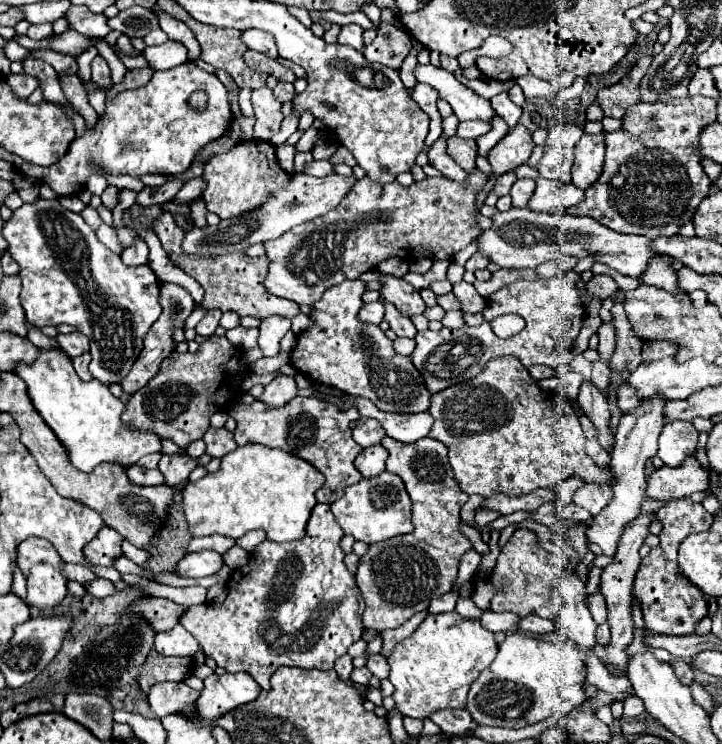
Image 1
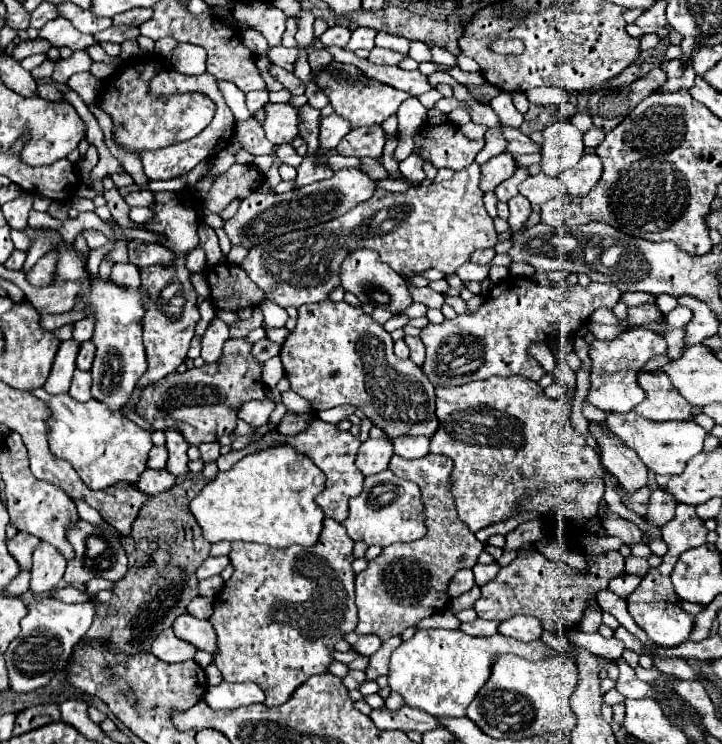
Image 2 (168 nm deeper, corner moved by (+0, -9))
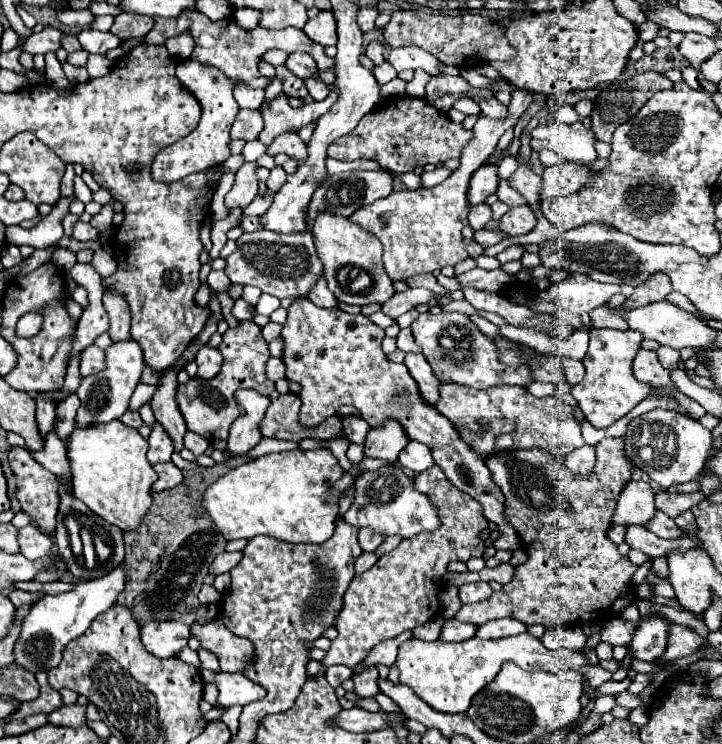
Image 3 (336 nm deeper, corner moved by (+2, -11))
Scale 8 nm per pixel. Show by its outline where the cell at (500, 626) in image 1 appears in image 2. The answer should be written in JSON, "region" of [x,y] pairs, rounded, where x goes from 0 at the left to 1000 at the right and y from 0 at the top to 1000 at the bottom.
{"region":[[[655,833],[655,836],[647,836],[647,839],[639,839],[636,847],[641,847],[644,852],[650,855],[683,855],[688,849],[688,836],[677,836],[677,833]]]}

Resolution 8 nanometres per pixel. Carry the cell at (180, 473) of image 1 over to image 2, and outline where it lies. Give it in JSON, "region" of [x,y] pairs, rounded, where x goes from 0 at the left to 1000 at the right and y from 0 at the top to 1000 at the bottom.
{"region":[[[231,575],[229,578],[229,586],[231,586],[231,605],[234,605],[234,618],[231,618],[231,632],[237,632],[237,637],[242,640],[256,640],[262,634],[259,629],[259,591],[253,589],[253,583],[248,581],[248,575]]]}

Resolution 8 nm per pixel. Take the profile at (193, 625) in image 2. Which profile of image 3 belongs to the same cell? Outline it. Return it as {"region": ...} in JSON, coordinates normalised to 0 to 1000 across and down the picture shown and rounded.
{"region":[[[303,833],[287,839],[265,839],[262,847],[284,874],[303,884],[309,903],[334,903],[334,898],[350,882],[350,866],[342,858],[331,858],[317,849]]]}

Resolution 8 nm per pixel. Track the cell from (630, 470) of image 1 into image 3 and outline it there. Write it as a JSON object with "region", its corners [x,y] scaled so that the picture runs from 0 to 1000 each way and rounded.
{"region":[[[891,468],[885,470],[885,476],[882,476],[880,484],[877,484],[877,505],[880,505],[885,513],[896,516],[896,519],[907,527],[907,532],[929,535],[929,538],[940,546],[940,554],[943,554],[943,556],[952,556],[952,559],[957,559],[960,565],[968,565],[971,559],[976,559],[976,548],[974,548],[968,540],[952,535],[952,532],[935,519],[935,513],[929,511],[929,500],[913,489],[907,473],[891,470]]]}

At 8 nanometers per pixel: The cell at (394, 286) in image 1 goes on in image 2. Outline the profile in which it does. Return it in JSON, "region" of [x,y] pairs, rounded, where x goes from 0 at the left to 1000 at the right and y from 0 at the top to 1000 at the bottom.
{"region":[[[497,333],[478,344],[478,349],[472,355],[470,376],[472,376],[472,387],[478,392],[492,395],[500,409],[514,409],[519,414],[530,411],[530,414],[544,417],[547,422],[555,422],[572,406],[569,395],[564,390],[564,379],[547,363],[542,363],[536,355],[530,355],[525,349],[525,341],[511,333]]]}

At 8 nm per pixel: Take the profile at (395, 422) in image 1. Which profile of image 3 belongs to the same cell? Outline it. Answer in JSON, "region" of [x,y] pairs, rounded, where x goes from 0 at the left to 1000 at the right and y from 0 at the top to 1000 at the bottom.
{"region":[[[564,594],[564,599],[555,605],[553,624],[572,632],[572,634],[586,634],[589,629],[600,626],[600,613],[597,613],[594,602],[589,602],[589,597]]]}

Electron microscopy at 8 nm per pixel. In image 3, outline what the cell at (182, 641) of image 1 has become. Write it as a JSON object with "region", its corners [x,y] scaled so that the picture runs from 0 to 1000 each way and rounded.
{"region":[[[248,833],[204,836],[195,841],[195,863],[217,884],[242,884],[262,863],[262,841]]]}

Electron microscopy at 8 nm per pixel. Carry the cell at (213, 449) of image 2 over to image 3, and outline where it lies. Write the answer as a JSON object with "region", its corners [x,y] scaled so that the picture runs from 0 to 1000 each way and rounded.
{"region":[[[259,581],[256,583],[256,602],[262,602],[270,613],[284,610],[287,599],[289,599],[289,594],[284,589],[278,589],[276,583],[267,583],[267,581]]]}

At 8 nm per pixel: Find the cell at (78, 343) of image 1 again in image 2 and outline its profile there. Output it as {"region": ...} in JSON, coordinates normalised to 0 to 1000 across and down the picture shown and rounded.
{"region":[[[126,457],[115,460],[109,476],[107,476],[107,495],[109,497],[126,497],[126,489],[129,489],[129,481],[132,481],[132,462]]]}

